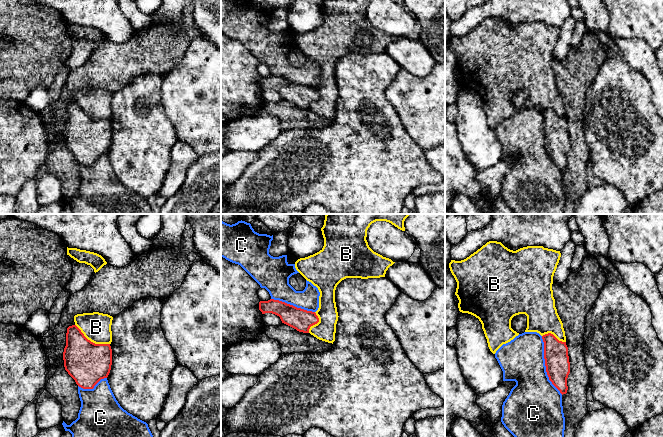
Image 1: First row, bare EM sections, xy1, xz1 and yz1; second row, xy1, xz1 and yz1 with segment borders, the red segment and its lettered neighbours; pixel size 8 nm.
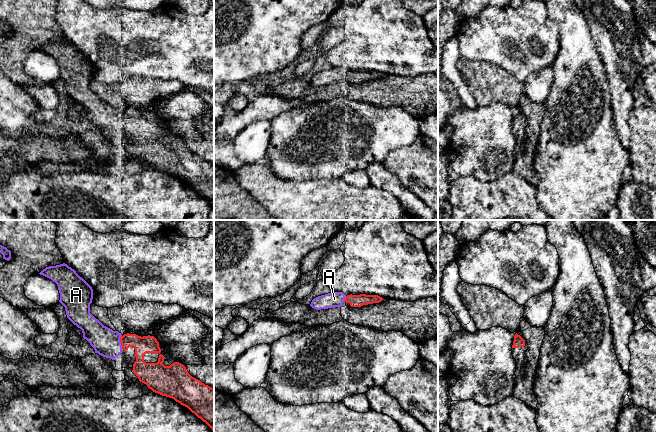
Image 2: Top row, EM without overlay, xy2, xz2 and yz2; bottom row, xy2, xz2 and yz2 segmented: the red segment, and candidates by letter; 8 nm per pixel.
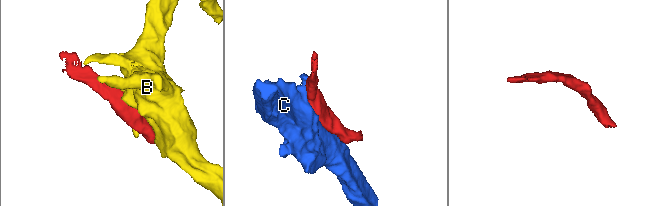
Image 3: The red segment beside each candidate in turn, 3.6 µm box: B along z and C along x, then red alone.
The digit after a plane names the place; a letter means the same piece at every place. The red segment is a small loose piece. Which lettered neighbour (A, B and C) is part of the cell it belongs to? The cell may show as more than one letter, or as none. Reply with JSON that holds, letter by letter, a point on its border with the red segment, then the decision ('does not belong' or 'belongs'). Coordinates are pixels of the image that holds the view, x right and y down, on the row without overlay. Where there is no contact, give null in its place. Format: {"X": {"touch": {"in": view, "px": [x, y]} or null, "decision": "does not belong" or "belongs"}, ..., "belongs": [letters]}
{"A": {"touch": {"in": "xy2", "px": [120, 117]}, "decision": "belongs"}, "B": {"touch": {"in": "xy1", "px": [90, 117]}, "decision": "does not belong"}, "C": {"touch": {"in": "yz1", "px": [545, 141]}, "decision": "does not belong"}, "belongs": ["A"]}

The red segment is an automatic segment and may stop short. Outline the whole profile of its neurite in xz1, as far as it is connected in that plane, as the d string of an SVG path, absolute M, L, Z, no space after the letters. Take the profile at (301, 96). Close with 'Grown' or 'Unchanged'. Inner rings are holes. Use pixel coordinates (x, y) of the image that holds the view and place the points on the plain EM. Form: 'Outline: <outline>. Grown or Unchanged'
Outline: M279 76L260 77L259 86L262 90L272 89L279 92L282 99L303 109L309 109L310 103L319 98L315 88L297 84Z. Unchanged

